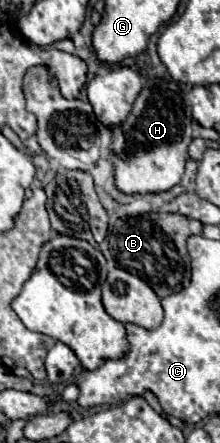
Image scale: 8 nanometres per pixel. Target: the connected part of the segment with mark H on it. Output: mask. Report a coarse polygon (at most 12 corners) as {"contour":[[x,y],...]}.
{"contour":[[148,79],[114,129],[126,195],[180,183],[192,111],[178,83]]}

